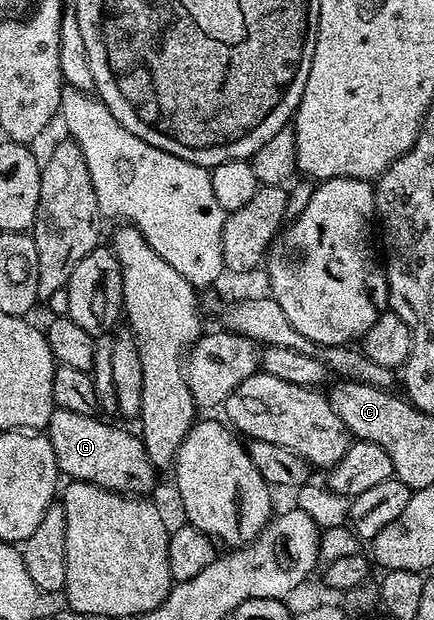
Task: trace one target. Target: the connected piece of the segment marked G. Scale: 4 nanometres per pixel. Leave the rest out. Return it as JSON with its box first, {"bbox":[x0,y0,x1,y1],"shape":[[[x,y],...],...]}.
{"bbox":[46,407,158,497],"shape":[[[53,407],[46,435],[50,446],[54,446],[56,464],[69,481],[81,480],[111,492],[143,497],[155,486],[158,476],[158,470],[146,454],[144,443],[135,431],[115,428],[100,419],[99,415],[74,414],[74,410]]]}

